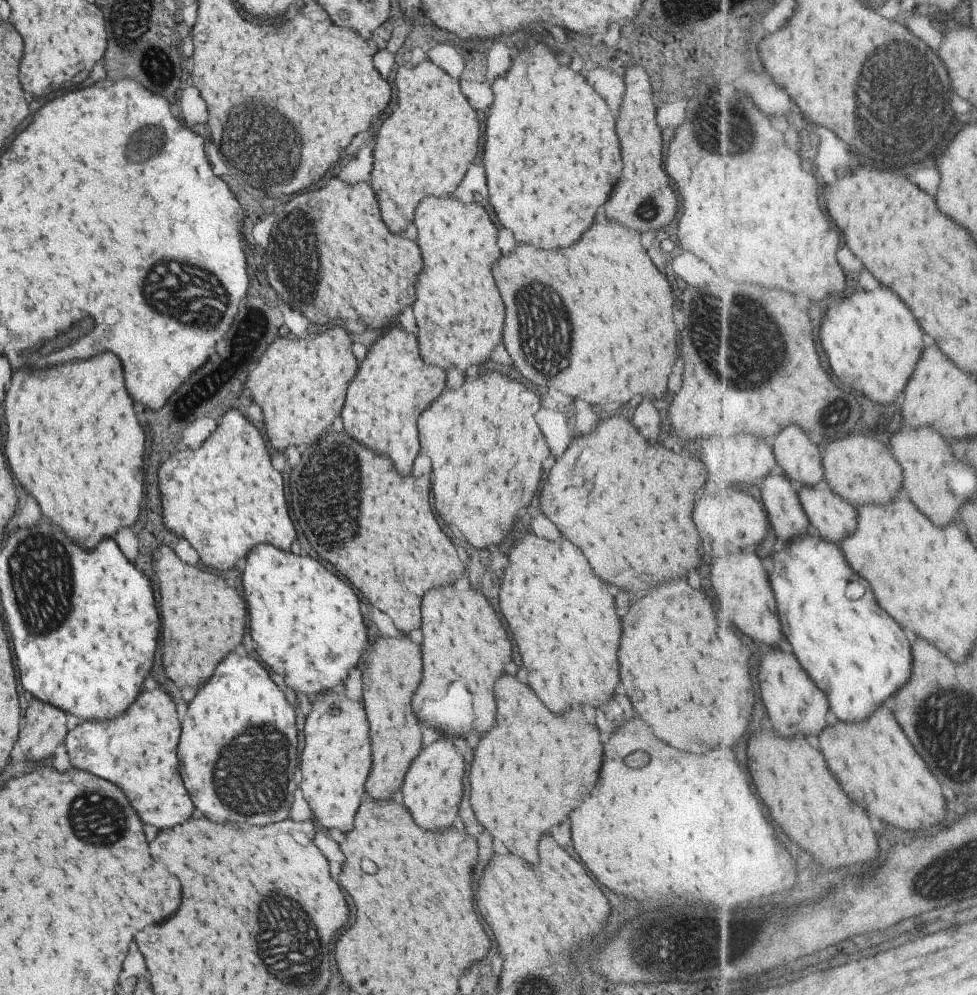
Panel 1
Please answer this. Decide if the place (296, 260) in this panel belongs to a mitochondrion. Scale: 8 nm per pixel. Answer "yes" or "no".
yes

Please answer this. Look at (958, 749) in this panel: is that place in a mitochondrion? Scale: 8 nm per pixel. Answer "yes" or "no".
yes

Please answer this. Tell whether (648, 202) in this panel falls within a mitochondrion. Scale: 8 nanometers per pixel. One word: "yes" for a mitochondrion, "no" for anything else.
yes

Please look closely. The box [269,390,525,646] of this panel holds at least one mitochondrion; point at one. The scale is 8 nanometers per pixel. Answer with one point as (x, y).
(326, 499)

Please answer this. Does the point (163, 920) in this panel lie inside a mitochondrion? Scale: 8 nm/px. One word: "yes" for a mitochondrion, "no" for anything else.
no

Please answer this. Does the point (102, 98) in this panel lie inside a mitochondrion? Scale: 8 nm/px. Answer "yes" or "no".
no

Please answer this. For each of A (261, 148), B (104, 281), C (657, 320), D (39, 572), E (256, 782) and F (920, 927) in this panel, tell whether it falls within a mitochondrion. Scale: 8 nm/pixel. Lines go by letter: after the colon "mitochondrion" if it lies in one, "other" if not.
A: mitochondrion
B: other
C: other
D: mitochondrion
E: mitochondrion
F: other

